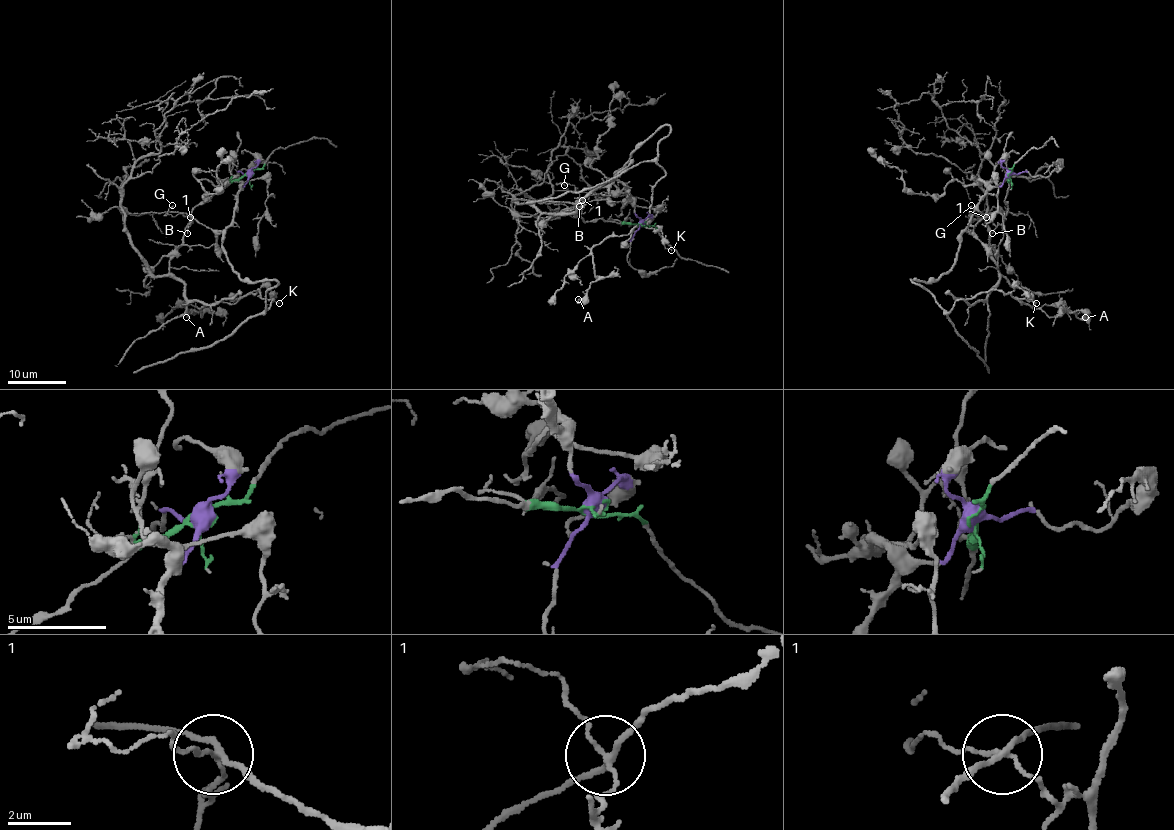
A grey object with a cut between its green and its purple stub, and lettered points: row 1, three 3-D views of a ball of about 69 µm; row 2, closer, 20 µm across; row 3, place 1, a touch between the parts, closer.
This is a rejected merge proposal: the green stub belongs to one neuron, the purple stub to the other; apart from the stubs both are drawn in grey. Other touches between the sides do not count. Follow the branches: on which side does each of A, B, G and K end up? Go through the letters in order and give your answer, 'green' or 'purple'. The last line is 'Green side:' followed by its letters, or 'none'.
A: purple
B: green
G: green
K: purple
Green side: B, G

